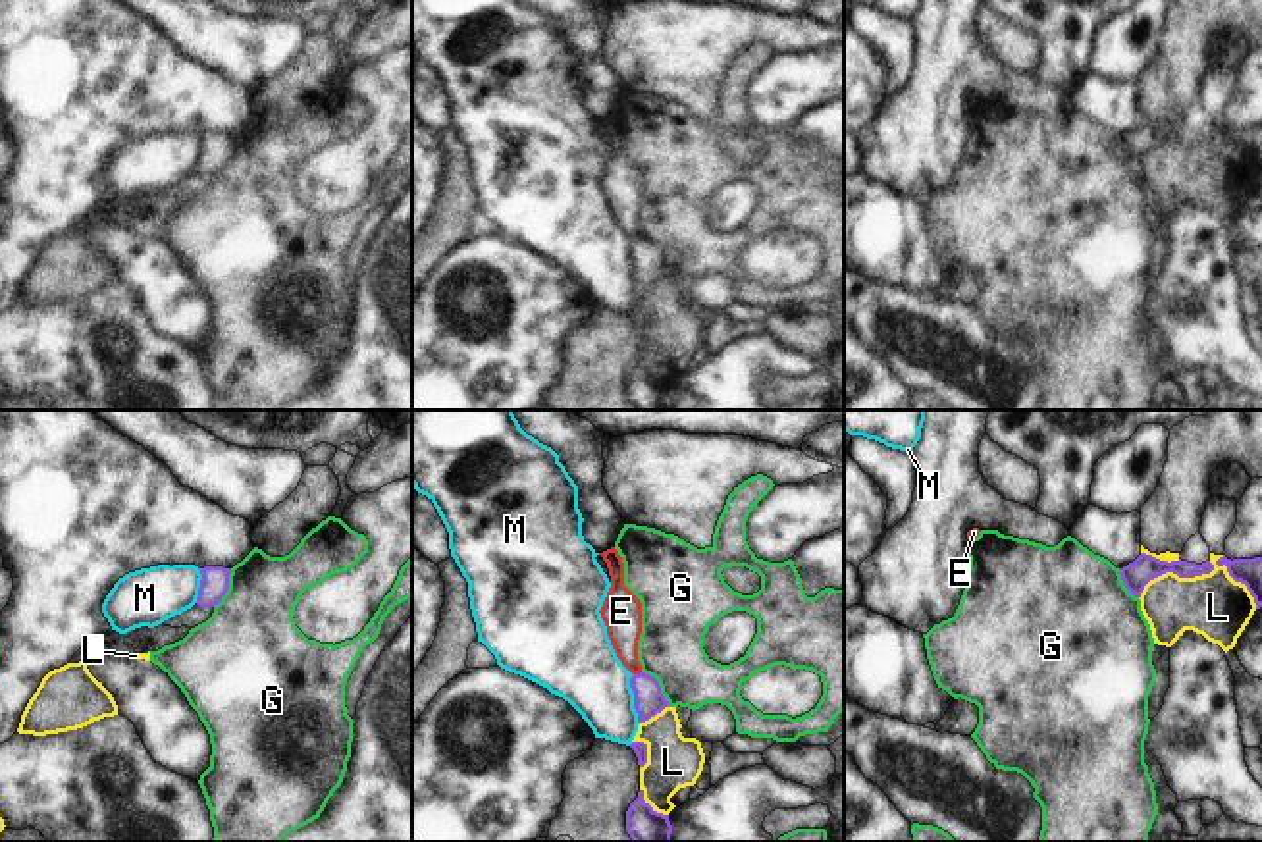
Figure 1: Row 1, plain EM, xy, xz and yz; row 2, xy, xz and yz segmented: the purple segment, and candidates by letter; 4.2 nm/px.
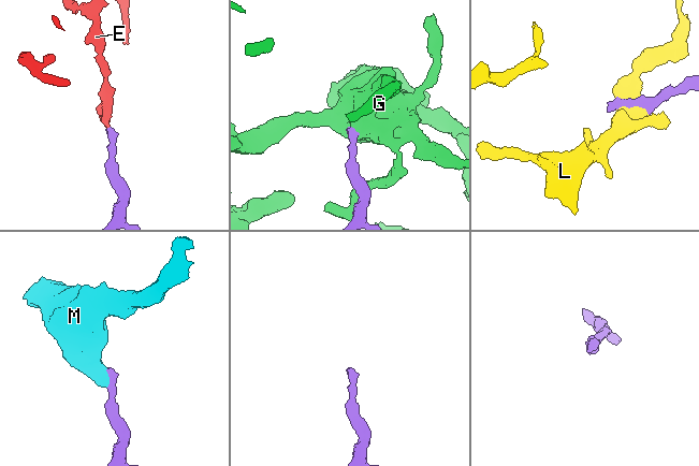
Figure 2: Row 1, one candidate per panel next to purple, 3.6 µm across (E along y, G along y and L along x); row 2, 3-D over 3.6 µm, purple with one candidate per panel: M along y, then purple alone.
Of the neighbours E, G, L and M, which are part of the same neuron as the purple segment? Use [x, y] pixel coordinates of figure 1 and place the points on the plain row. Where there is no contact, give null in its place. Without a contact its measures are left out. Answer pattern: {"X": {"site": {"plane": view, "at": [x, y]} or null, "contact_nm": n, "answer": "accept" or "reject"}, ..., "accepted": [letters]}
{"E": {"site": {"plane": "xz", "at": [636, 243]}, "contact_nm": 40, "answer": "accept"}, "G": {"site": {"plane": "xz", "at": [659, 255]}, "contact_nm": 190, "answer": "reject"}, "L": {"site": {"plane": "yz", "at": [1203, 141]}, "contact_nm": 500, "answer": "reject"}, "M": {"site": {"plane": "xz", "at": [634, 268]}, "contact_nm": 200, "answer": "reject"}, "accepted": ["E"]}

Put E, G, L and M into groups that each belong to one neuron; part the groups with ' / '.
E / G / L / M

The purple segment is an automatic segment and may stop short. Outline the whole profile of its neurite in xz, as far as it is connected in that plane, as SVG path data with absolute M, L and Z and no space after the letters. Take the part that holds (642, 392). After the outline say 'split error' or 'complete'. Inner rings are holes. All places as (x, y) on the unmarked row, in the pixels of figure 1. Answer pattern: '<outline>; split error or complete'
M644 358L626 380L626 401L634 410L672 410L669 383L657 382L645 368Z; complete

